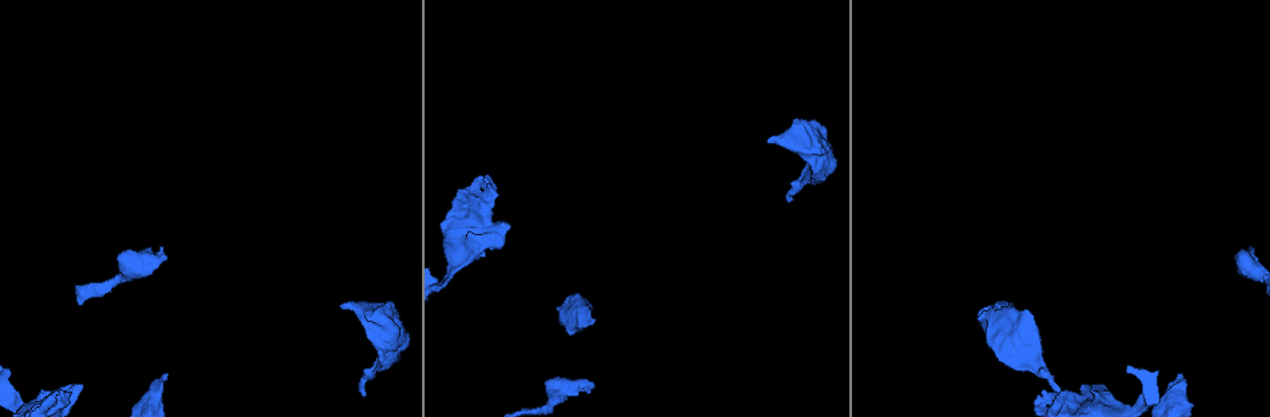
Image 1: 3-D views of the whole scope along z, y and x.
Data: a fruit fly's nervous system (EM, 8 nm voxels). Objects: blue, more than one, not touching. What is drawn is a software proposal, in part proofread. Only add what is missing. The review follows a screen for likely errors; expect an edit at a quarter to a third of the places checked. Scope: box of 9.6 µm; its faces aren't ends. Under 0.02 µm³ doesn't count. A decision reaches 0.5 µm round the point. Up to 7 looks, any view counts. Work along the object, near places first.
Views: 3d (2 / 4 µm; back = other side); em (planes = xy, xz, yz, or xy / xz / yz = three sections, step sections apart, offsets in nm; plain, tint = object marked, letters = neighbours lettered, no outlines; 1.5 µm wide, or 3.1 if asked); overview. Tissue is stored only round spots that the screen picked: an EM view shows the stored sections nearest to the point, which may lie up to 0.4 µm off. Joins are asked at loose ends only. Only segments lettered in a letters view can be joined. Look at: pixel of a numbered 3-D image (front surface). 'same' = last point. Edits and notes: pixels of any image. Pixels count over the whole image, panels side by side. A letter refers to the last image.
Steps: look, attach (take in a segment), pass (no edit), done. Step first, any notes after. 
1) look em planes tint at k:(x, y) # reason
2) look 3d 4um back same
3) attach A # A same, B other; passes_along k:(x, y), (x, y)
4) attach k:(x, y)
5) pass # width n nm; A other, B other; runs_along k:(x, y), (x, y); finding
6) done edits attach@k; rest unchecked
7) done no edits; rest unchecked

look em planes letters at 1:(1178, 373) # free end

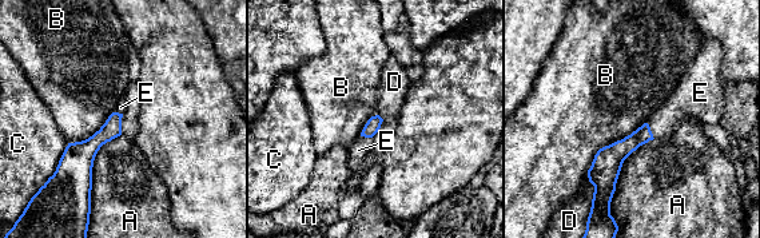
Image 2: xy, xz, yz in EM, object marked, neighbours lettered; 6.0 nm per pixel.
attach E # A other, B other, C other, D other, E same; it goes on there

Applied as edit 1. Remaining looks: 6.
look overview

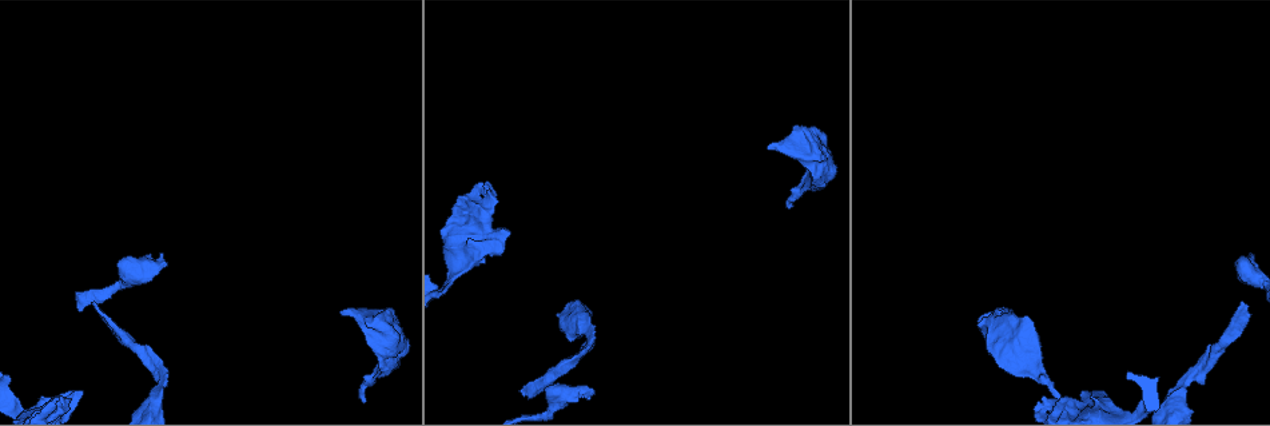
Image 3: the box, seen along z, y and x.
look em xz step 4 tint at 3:(1254, 254) # free end

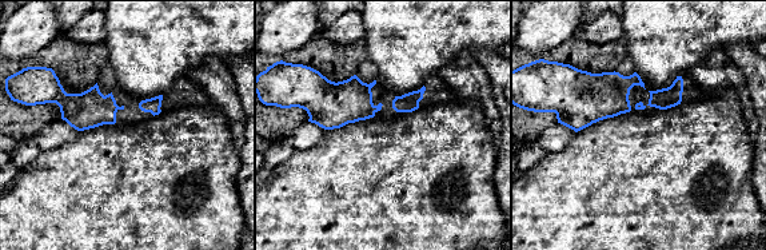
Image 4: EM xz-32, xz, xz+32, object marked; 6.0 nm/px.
look em planes letters same # cut it another way

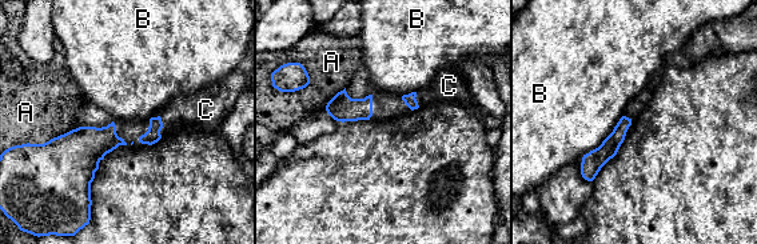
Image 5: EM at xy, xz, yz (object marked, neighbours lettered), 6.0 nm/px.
attach C # A other, B other, C same; passes_along 5:(152, 135), (162, 127), (199, 111); the neuron continues

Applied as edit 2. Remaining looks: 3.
look 3d 2um at 3:(1000, 310) # an open end

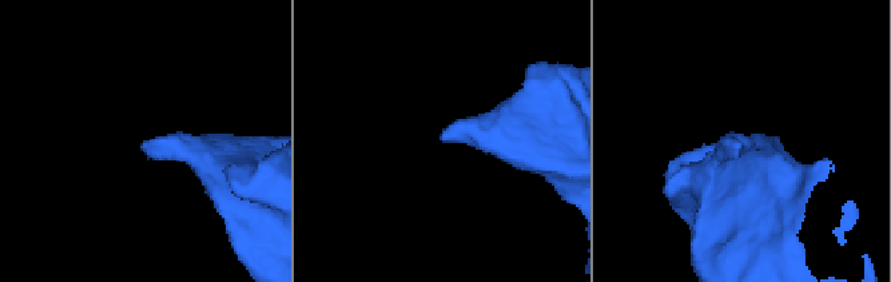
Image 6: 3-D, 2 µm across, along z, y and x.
look em 3.1um yz step 16 letters at 6:(145, 144)

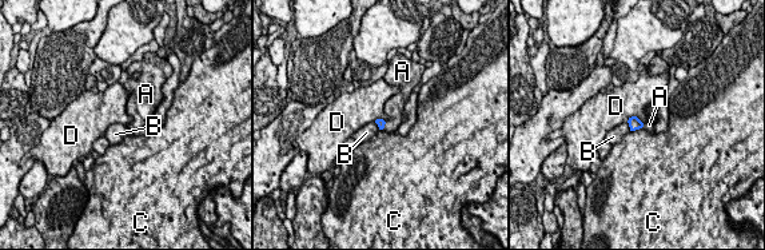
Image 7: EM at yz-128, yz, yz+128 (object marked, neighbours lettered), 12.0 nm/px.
attach A # A same, B other, C other, D other; passes_along 7:(381, 123), (383, 126), (394, 108); it goes on there

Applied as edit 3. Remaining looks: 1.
done edits attach@2, attach@5, attach@7; rest unchecked

